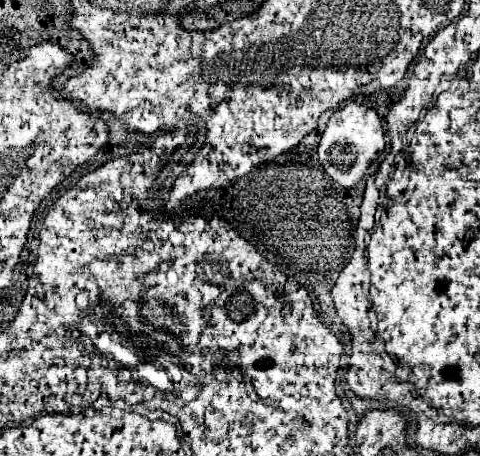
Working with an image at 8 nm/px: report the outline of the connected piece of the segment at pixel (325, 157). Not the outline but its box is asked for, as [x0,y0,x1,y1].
[319,102,384,188]

